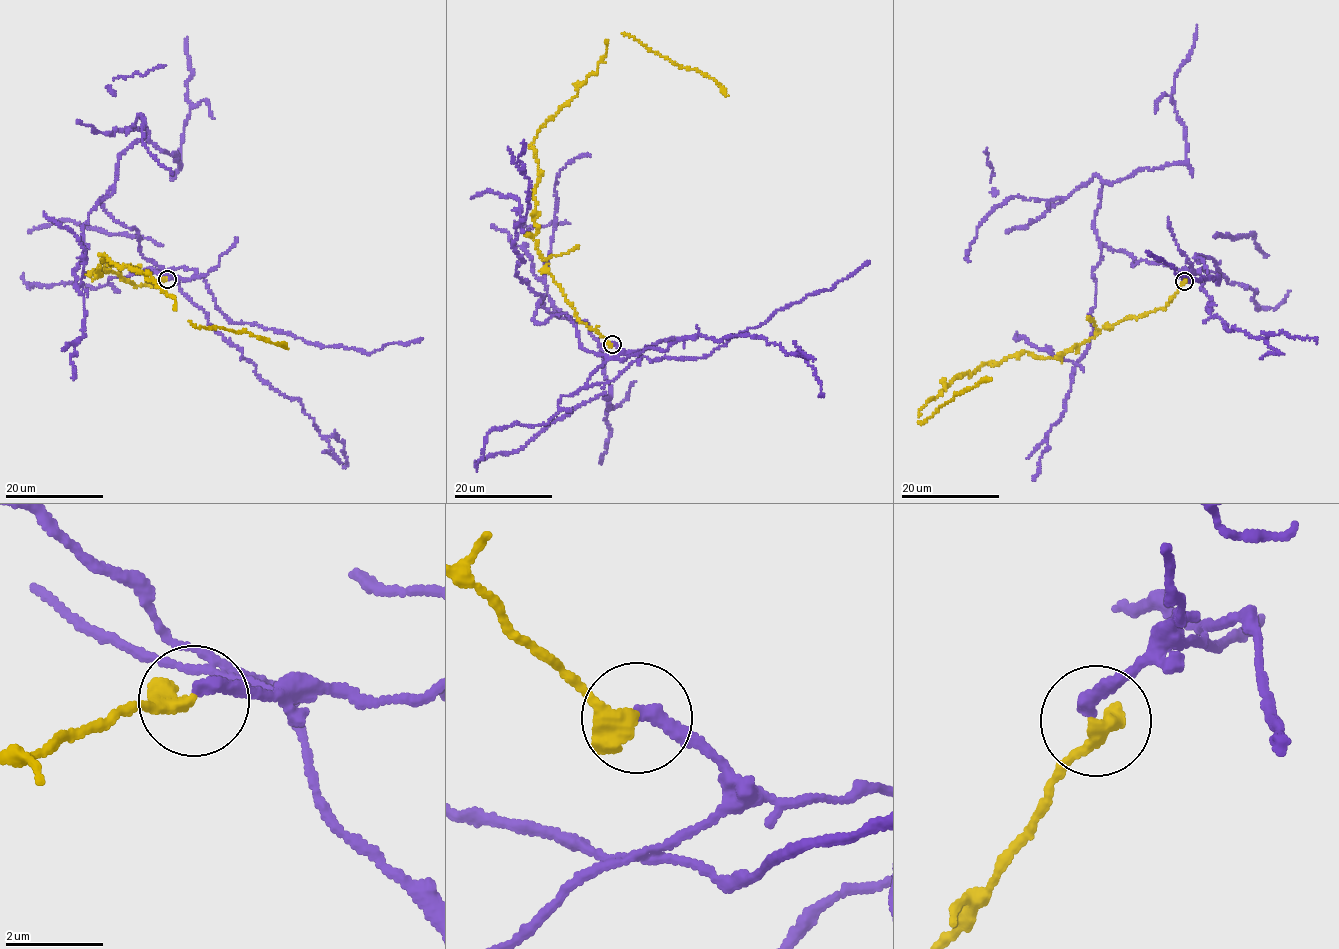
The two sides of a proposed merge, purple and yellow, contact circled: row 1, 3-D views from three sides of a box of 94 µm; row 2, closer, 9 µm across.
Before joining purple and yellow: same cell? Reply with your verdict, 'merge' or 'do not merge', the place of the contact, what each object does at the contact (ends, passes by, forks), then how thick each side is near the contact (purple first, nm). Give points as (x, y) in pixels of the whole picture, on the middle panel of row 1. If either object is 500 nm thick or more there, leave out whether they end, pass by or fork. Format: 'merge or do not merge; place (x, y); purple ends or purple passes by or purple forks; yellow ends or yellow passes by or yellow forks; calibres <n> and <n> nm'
do not merge; place (612, 344); purple ends; yellow ends; calibres 280 and 420 nm

